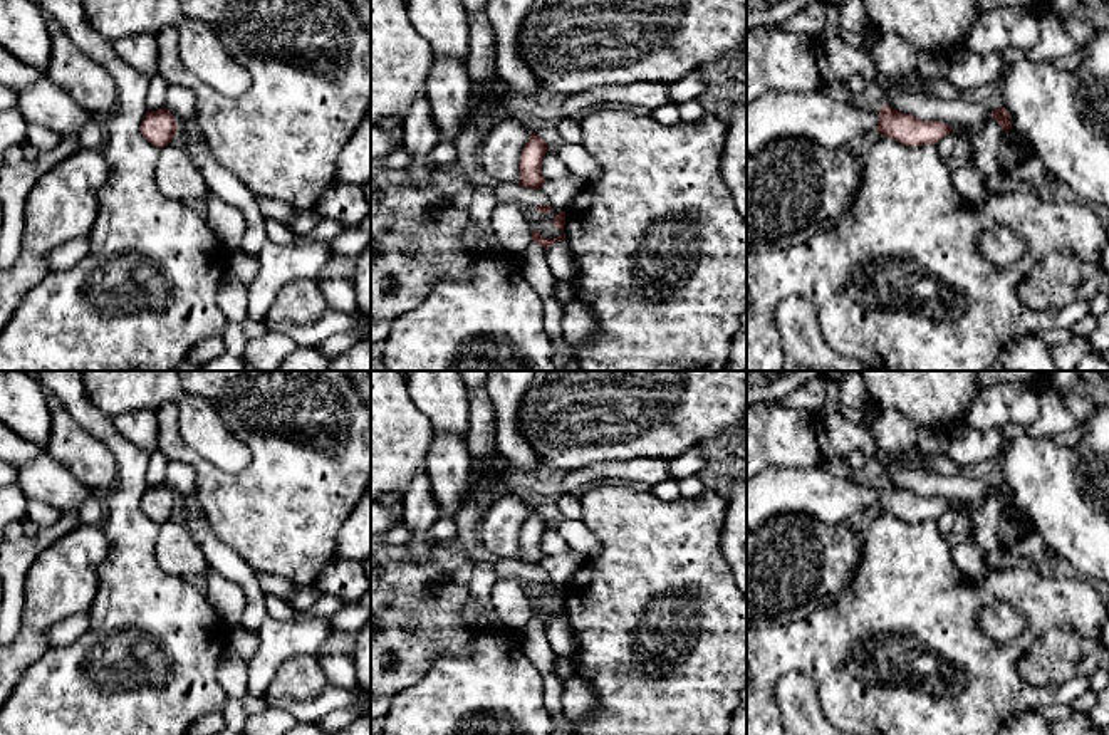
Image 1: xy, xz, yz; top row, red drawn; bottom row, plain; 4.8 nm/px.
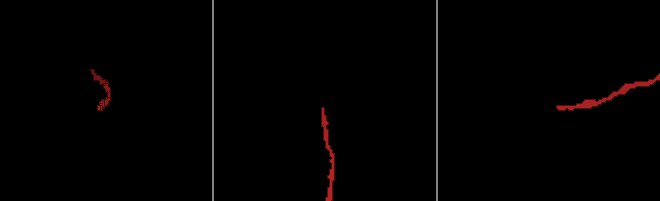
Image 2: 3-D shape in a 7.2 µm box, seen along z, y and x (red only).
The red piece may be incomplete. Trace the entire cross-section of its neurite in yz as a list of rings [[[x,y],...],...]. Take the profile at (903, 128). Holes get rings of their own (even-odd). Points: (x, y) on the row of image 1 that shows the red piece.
[[[822,89],[767,91],[747,104],[747,156],[780,138],[804,138],[824,148],[846,148],[857,134],[877,131],[906,146],[936,144],[951,128],[921,121],[889,106],[862,111],[834,101]]]

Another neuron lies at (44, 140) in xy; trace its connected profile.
[[[30,124],[23,141],[32,144],[40,154],[55,149],[60,136],[49,128]]]

